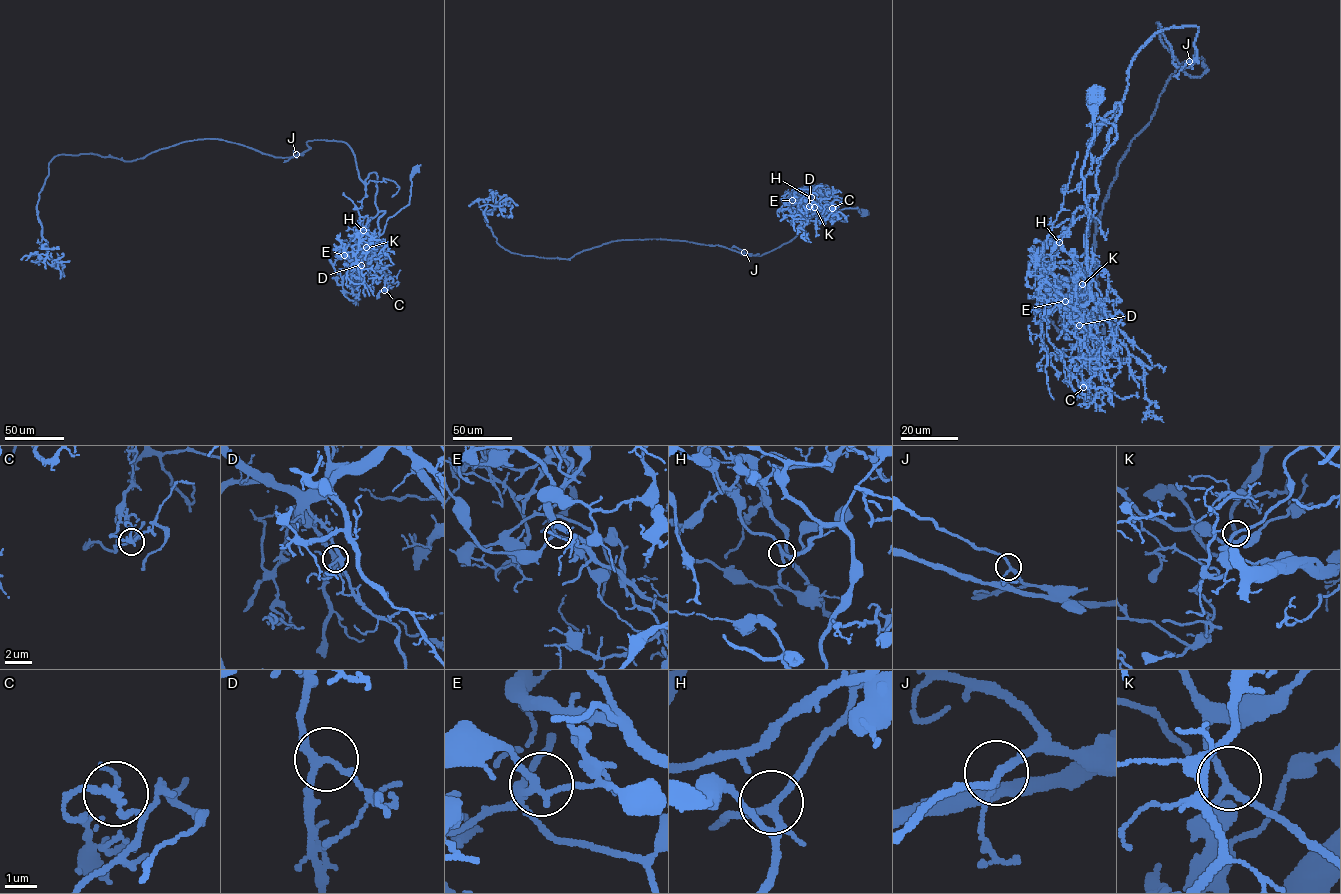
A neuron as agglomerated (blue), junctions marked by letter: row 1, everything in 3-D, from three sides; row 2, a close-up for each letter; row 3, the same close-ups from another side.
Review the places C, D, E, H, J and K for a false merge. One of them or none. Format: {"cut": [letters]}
{"cut": ["C"]}

